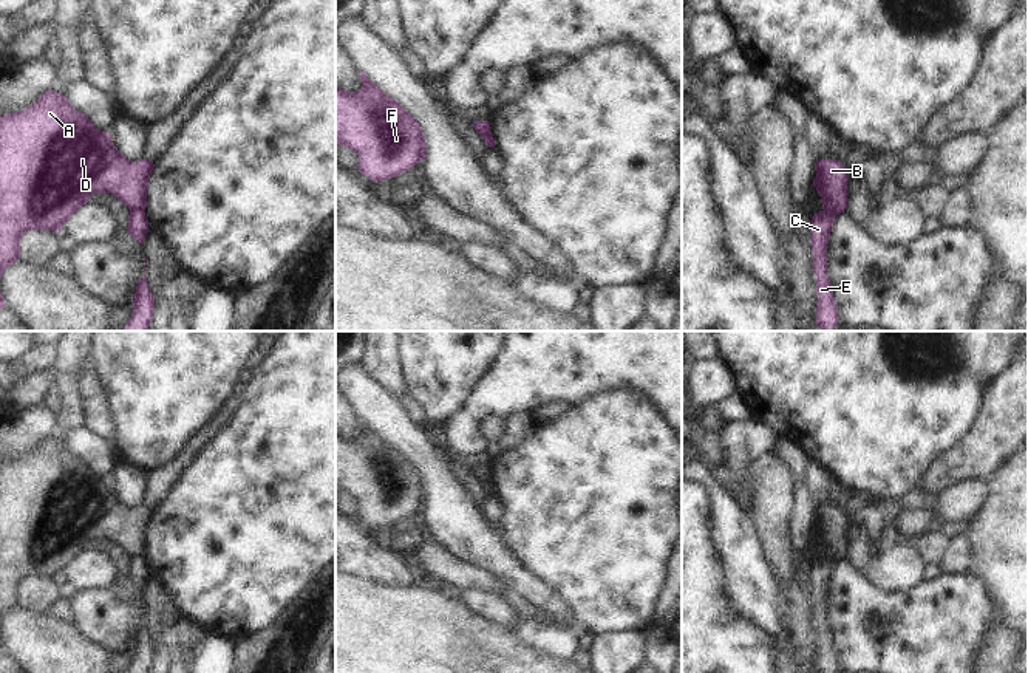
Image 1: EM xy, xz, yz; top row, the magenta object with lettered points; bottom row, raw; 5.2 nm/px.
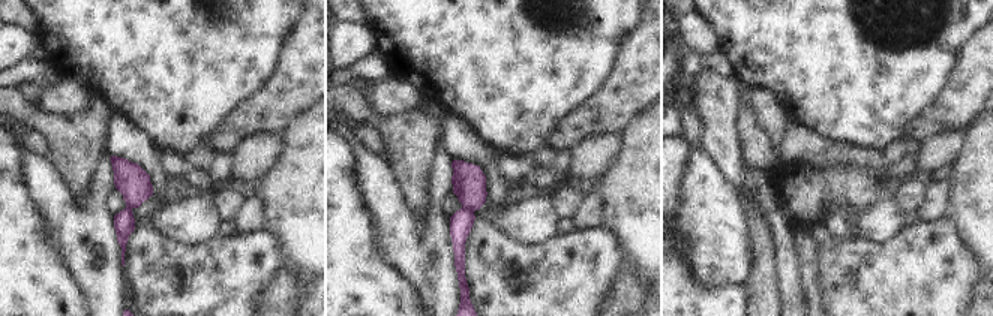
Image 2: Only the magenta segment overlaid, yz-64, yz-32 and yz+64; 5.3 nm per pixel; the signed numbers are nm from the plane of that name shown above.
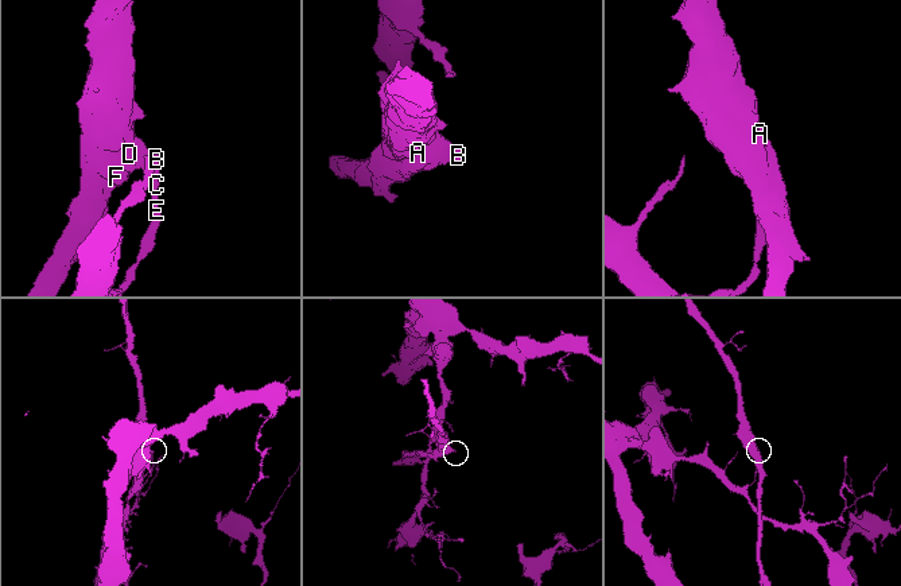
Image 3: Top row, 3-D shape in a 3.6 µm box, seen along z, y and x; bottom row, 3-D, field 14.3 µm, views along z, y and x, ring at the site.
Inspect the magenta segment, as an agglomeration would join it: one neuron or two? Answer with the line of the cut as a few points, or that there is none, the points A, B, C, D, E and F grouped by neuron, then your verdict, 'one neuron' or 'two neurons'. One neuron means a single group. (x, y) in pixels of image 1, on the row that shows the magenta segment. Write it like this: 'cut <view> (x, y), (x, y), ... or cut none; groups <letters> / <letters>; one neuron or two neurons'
cut xy (130, 208), (142, 211); groups A B D F / C E; two neurons

